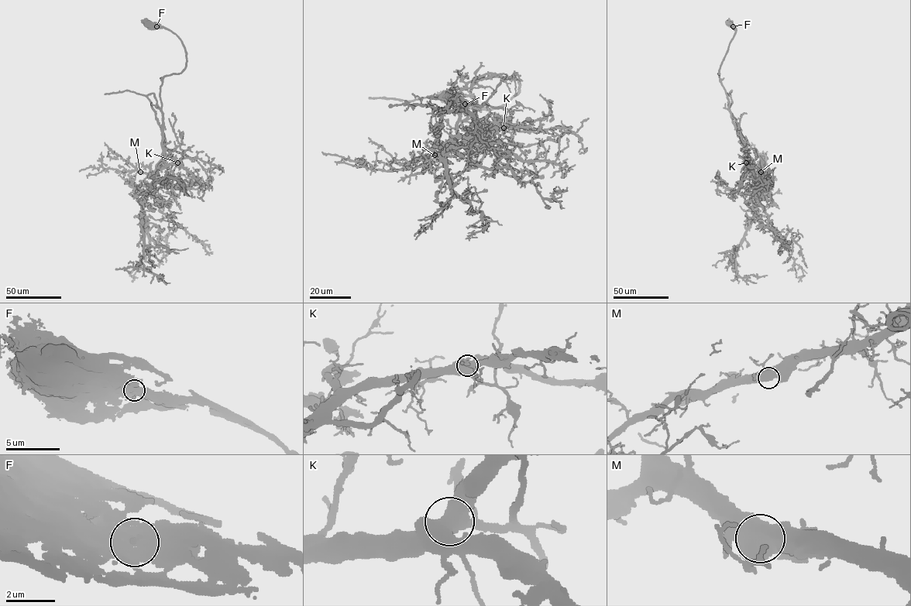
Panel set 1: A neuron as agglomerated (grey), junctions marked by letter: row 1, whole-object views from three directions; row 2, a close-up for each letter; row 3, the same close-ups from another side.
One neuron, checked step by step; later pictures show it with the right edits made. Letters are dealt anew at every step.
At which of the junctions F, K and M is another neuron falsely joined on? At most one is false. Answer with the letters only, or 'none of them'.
none of them

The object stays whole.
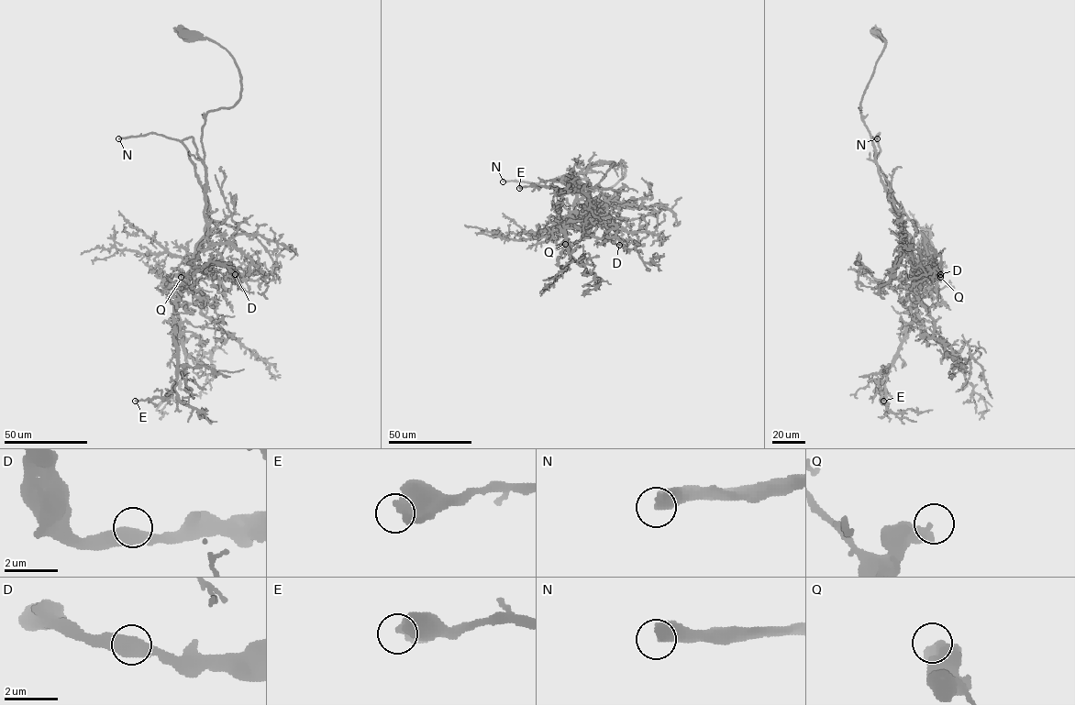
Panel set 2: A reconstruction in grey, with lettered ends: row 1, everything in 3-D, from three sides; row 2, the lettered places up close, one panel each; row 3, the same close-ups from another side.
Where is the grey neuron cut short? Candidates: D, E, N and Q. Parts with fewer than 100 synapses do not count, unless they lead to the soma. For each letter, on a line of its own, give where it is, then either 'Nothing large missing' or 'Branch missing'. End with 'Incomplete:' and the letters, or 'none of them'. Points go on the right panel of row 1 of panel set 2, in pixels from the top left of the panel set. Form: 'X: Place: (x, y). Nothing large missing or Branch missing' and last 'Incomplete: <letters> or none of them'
D: Place: (940, 274). Nothing large missing
E: Place: (883, 401). Nothing large missing
N: Place: (877, 138). Branch missing
Q: Place: (940, 277). Nothing large missing
Incomplete: N

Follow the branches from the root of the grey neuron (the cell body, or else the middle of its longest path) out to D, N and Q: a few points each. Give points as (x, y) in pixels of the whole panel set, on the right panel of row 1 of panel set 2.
D: (877, 33), (885, 47), (861, 119), (875, 160), (872, 137), (877, 141), (876, 163), (892, 197), (940, 274)
N: (877, 33), (884, 40), (884, 49), (859, 108), (875, 160), (872, 137), (877, 140), (879, 133), (877, 138)
Q: (877, 33), (885, 47), (860, 103), (861, 119), (906, 243), (931, 275), (940, 277)

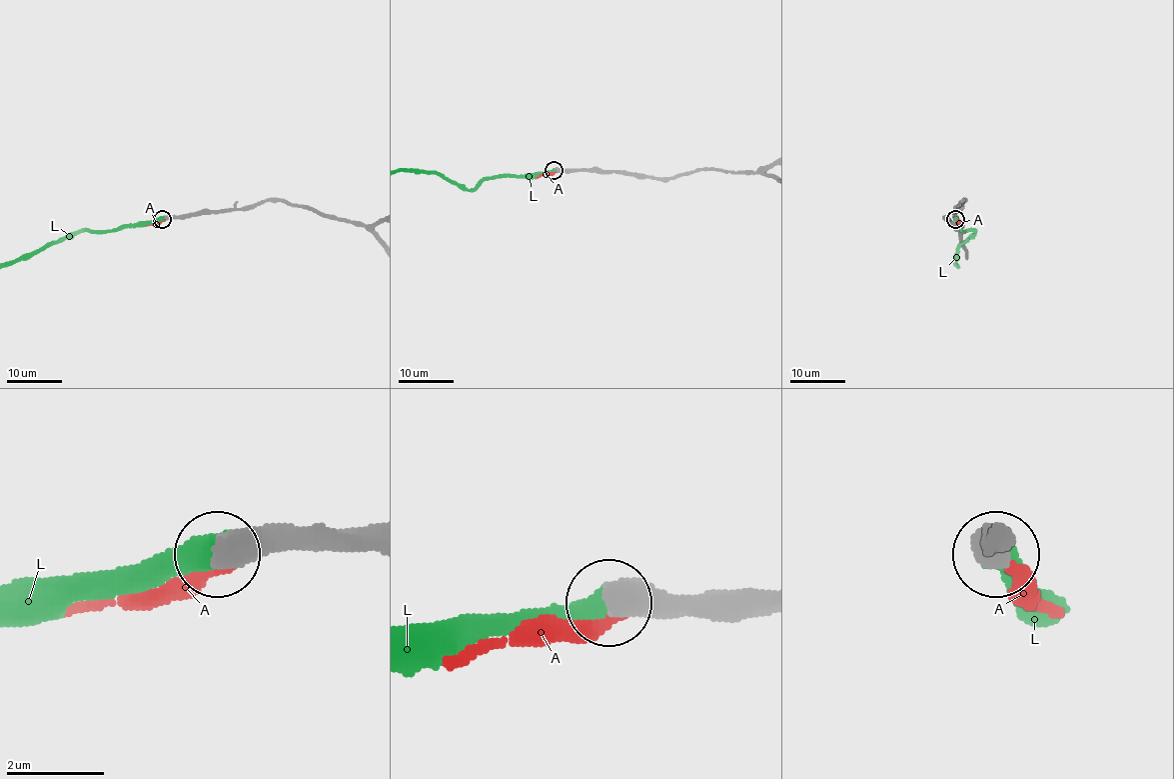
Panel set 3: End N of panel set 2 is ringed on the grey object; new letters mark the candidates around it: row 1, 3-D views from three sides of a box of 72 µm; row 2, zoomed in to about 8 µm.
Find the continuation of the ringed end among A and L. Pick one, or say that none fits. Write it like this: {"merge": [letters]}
{"merge": ["L"]}

